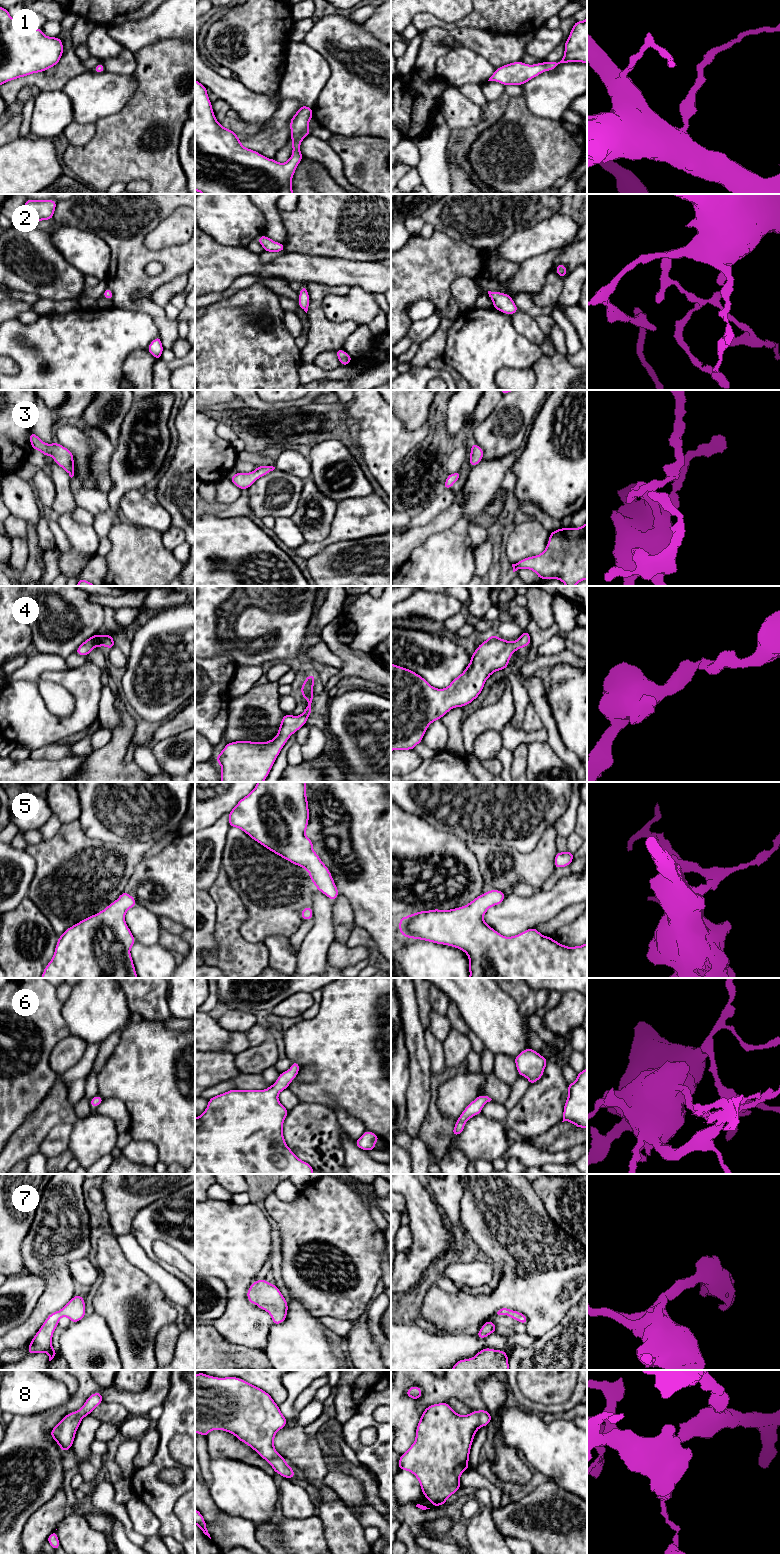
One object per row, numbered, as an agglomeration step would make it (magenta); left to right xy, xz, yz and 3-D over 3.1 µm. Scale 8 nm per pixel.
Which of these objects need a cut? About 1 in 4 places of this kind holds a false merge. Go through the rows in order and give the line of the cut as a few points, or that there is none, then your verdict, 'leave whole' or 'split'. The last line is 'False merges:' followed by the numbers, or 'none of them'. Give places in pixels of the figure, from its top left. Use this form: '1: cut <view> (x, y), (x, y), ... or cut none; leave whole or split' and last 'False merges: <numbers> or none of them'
1: cut none; leave whole
2: cut none; leave whole
3: cut none; leave whole
4: cut none; leave whole
5: cut none; leave whole
6: cut none; leave whole
7: cut none; leave whole
8: cut none; leave whole
False merges: none of them

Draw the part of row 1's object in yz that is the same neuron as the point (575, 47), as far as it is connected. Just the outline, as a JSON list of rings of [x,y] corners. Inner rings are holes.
[[[587,18],[584,21],[575,22],[564,43],[564,48],[564,56],[558,62],[545,61],[534,65],[528,65],[522,61],[509,63],[497,68],[488,81],[499,82],[504,86],[524,85],[544,71],[554,70],[561,64],[569,62],[587,64]]]

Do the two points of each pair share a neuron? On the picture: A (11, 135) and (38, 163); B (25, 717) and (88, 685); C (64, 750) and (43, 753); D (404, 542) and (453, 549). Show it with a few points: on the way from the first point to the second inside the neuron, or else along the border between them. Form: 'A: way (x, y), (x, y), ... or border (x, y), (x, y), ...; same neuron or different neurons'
A: border (18, 136), (10, 142); different neurons
B: way (46, 725), (68, 725), (86, 706); same neuron
C: way (59, 750), (48, 752); same neuron
D: border (441, 531), (428, 536), (413, 550), (405, 561); different neurons

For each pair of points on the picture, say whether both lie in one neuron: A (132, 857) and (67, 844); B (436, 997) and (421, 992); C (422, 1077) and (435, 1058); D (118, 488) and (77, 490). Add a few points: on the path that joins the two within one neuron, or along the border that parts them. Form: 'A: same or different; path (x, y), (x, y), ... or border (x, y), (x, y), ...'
A: same; path (116, 852), (83, 852)
B: different; border (428, 988), (430, 1006), (442, 1015)
C: different; border (424, 1042), (432, 1073)
D: different; border (107, 494), (108, 508), (94, 514)

